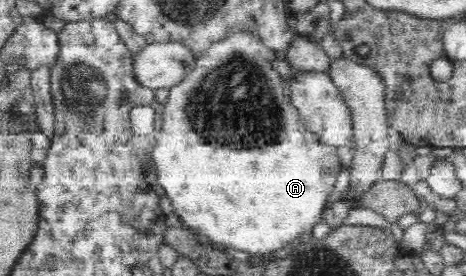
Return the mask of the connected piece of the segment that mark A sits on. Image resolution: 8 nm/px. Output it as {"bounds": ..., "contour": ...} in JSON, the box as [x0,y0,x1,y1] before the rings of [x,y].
{"bounds":[152,23,341,256],"contour":[[[240,23],[238,27],[230,27],[222,39],[216,39],[203,54],[198,56],[192,73],[189,73],[182,83],[169,89],[169,98],[165,104],[163,121],[160,125],[162,131],[158,132],[152,147],[158,183],[165,189],[174,207],[173,212],[178,215],[179,219],[184,221],[188,227],[195,229],[207,241],[218,242],[250,253],[252,256],[268,255],[272,251],[287,251],[298,243],[298,239],[312,232],[313,227],[323,220],[323,215],[334,198],[333,190],[341,168],[338,155],[336,155],[337,147],[322,142],[318,134],[307,132],[306,122],[291,102],[288,82],[281,78],[272,66],[276,59],[276,50],[268,47],[262,41],[261,36],[253,31],[253,28],[246,27],[243,23]]]}

